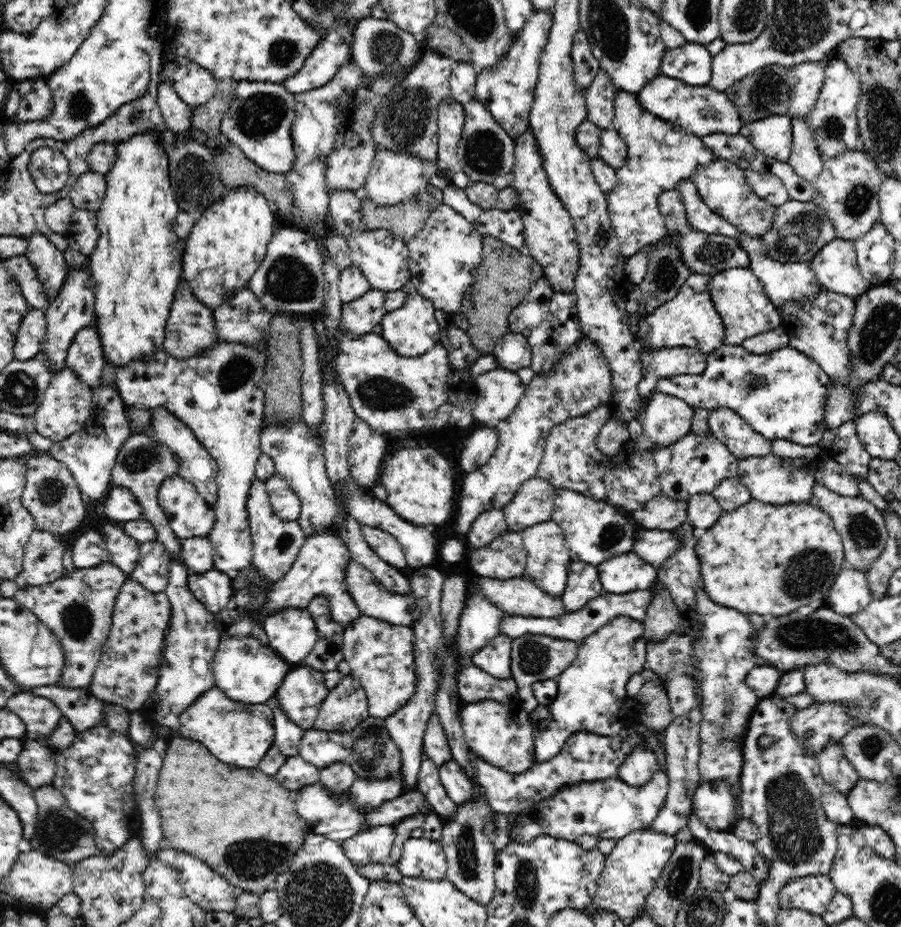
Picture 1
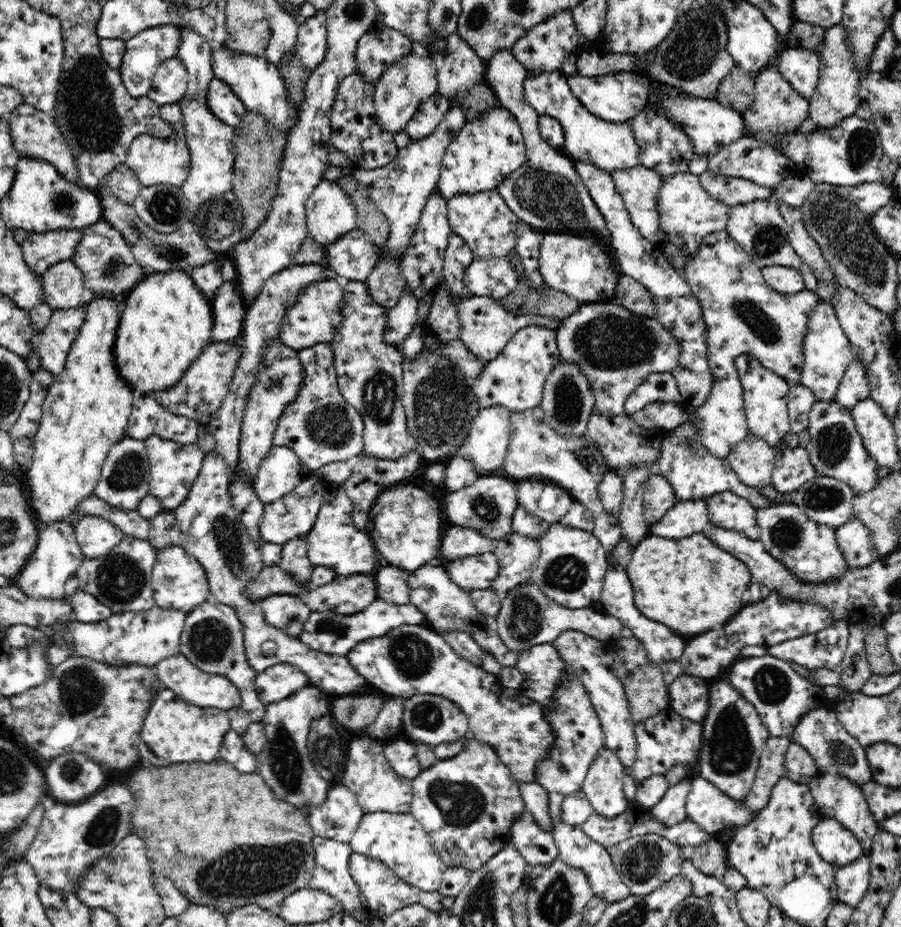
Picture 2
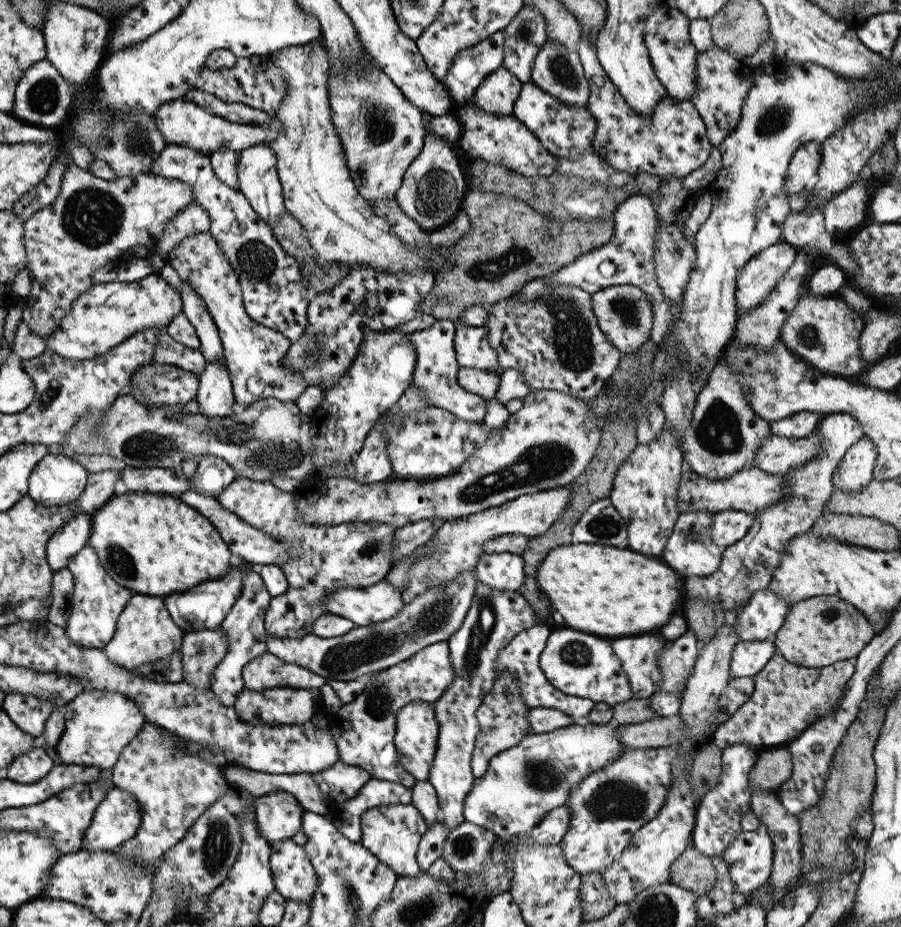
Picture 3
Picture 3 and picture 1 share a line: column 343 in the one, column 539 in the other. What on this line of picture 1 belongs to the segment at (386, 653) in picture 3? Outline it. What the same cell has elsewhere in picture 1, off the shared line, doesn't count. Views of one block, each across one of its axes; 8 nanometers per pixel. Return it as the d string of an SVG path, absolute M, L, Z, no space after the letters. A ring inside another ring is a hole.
M522 634L511 639L510 674L516 684L534 684L534 682L554 679L571 663L578 652L578 642L556 638L544 634Z

